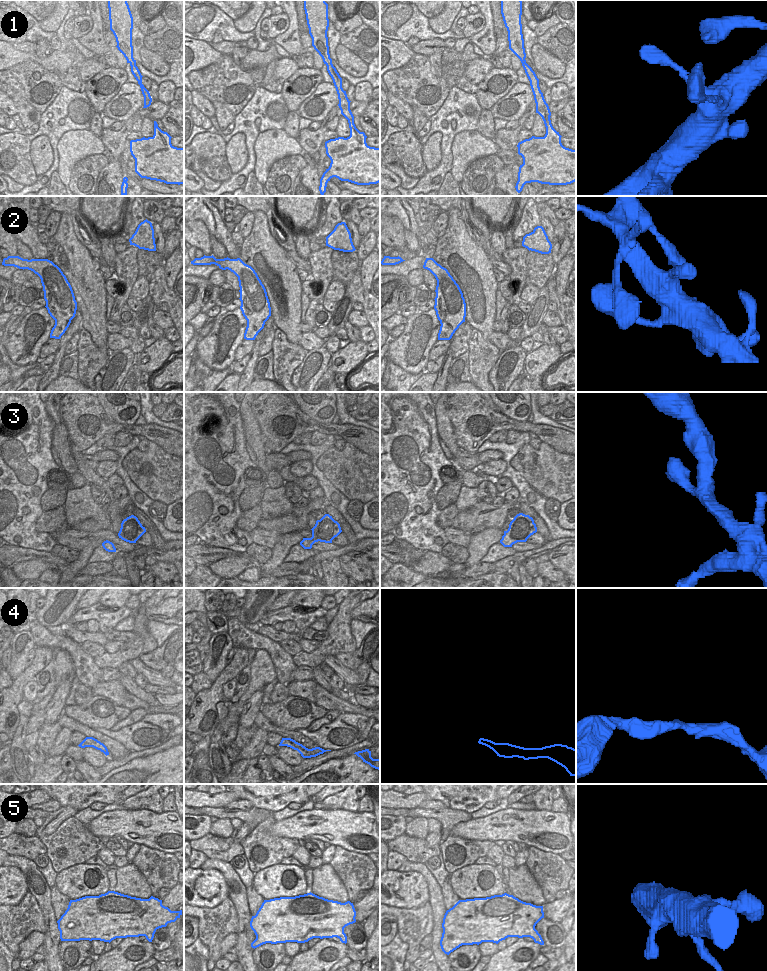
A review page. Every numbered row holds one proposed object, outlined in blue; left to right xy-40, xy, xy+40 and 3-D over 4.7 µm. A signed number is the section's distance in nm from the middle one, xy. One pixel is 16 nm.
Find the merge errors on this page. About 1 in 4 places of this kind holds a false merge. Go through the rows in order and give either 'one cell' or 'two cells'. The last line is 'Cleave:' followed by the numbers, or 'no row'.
1: one cell
2: one cell
3: one cell
4: one cell
5: two cells
Cleave: 5

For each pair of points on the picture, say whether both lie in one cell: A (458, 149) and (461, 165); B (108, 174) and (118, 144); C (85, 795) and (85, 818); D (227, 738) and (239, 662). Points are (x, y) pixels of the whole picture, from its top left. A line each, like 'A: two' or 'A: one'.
A: one
B: one
C: two
D: two

